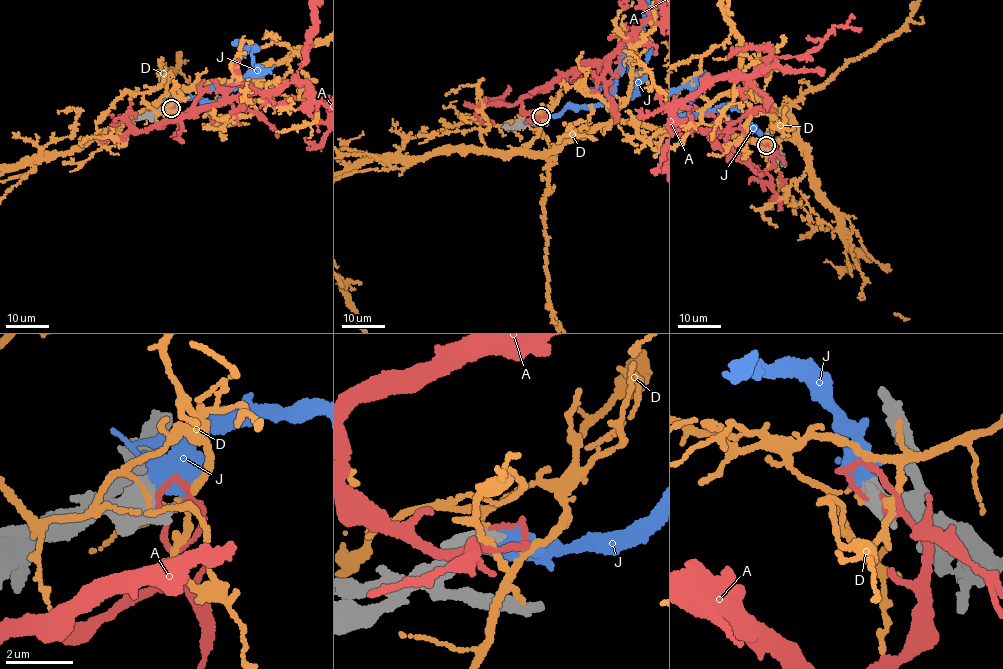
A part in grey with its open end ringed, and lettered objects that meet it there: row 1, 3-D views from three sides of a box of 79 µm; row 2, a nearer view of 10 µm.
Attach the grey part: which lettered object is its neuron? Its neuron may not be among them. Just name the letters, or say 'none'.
J

